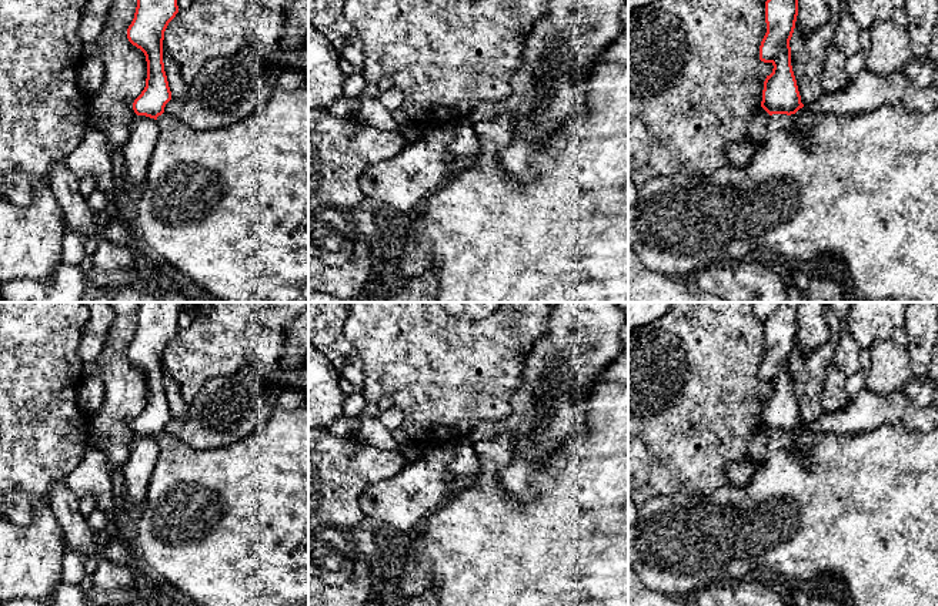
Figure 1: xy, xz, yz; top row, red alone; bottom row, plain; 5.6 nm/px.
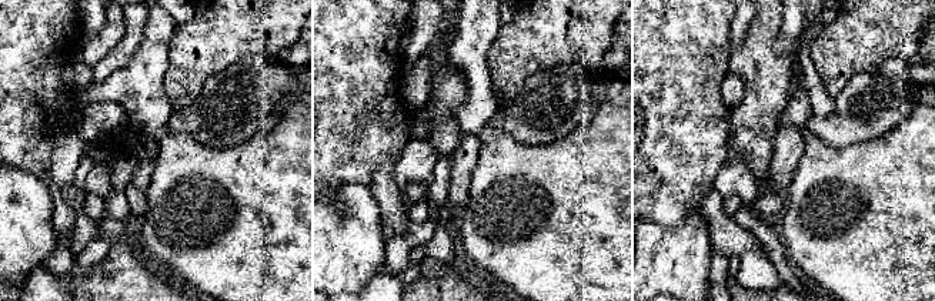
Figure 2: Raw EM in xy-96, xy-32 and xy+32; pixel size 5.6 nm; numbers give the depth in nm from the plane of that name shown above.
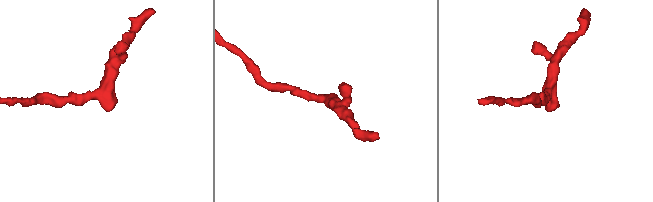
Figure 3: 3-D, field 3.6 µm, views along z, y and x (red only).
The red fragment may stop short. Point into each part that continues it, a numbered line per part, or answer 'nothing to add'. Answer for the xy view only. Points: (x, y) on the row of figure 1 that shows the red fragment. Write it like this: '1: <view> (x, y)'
1: xy (229, 208)

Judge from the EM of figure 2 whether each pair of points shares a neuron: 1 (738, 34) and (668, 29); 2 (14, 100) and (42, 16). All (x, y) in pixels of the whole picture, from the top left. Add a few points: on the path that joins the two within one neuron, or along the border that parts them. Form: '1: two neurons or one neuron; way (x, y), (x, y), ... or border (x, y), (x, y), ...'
1: two neurons; border (735, 14), (731, 22), (730, 52)
2: one neuron; way (14, 79), (14, 43), (20, 37)

